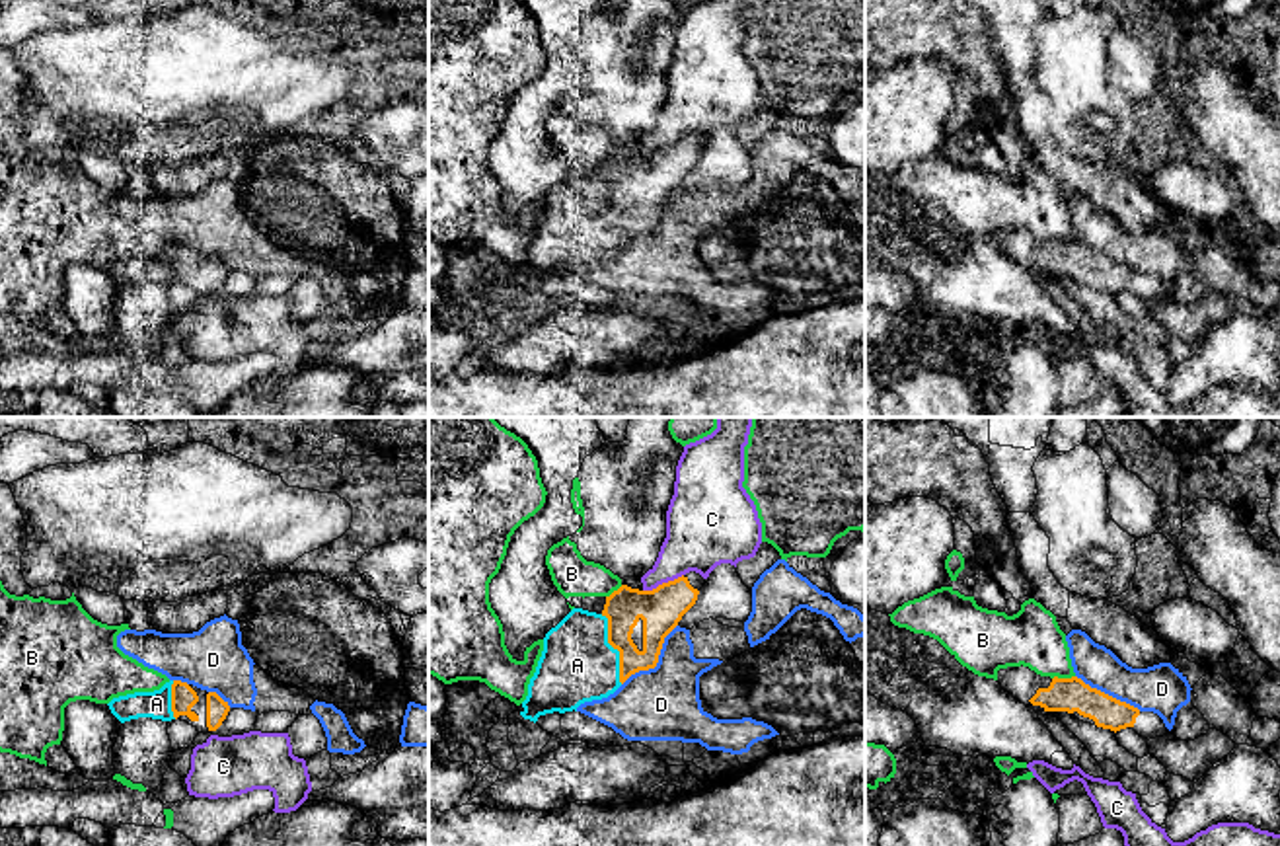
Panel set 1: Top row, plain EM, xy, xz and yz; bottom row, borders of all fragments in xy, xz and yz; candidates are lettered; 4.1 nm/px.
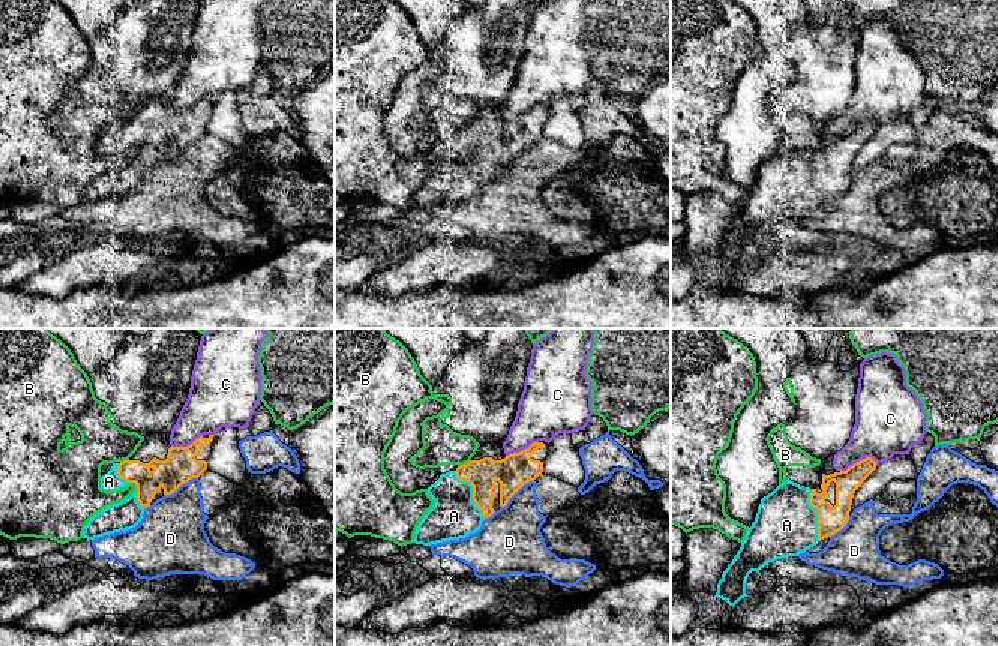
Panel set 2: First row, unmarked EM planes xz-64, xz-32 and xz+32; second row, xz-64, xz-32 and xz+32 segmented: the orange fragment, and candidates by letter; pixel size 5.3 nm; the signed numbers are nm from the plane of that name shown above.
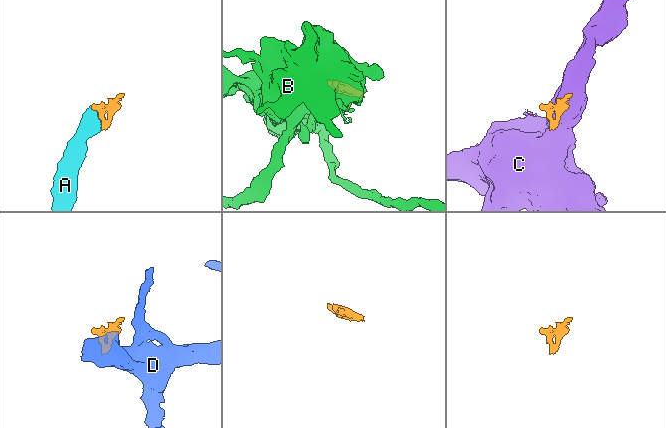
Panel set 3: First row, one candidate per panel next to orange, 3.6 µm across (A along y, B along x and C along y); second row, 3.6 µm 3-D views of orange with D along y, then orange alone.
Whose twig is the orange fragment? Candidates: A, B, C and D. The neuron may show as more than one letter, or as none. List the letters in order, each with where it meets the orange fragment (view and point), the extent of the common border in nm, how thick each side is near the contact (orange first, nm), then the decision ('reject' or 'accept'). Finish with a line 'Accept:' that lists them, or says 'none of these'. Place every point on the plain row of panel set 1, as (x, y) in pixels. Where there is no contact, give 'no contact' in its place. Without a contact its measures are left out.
A: contact xz (614, 211); length 300 nm; calibres 180 and 320 nm; accept
B: contact yz (1062, 242); length 100 nm; calibres 140 and 240 nm; reject
C: contact xz (663, 147); length 180 nm; calibres 180 and 280 nm; reject
D: contact xz (657, 225); length 340 nm; calibres 180 and 300 nm; reject
Accept: A

